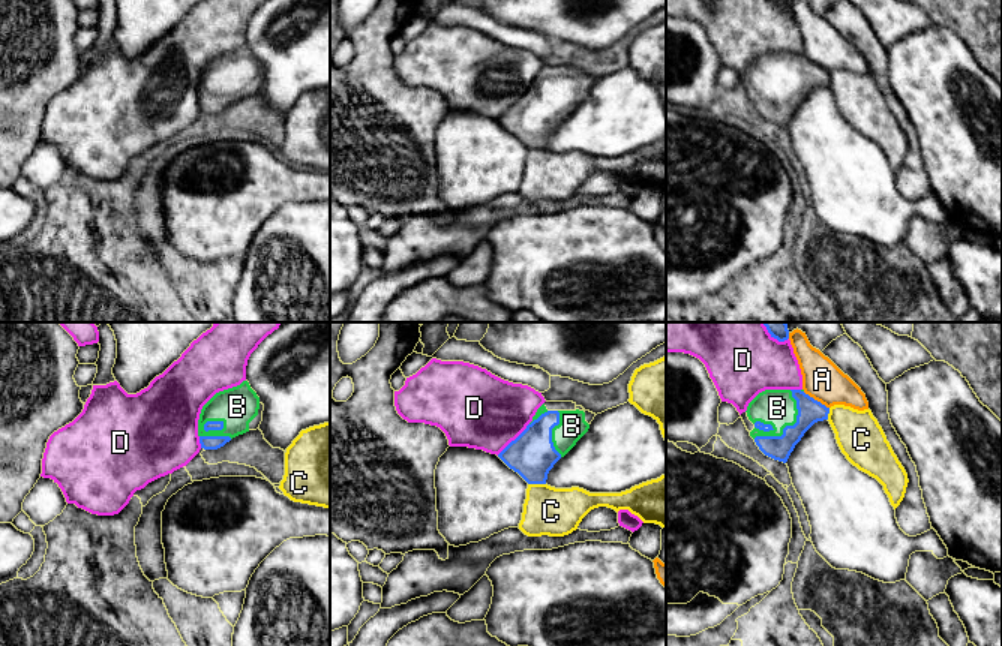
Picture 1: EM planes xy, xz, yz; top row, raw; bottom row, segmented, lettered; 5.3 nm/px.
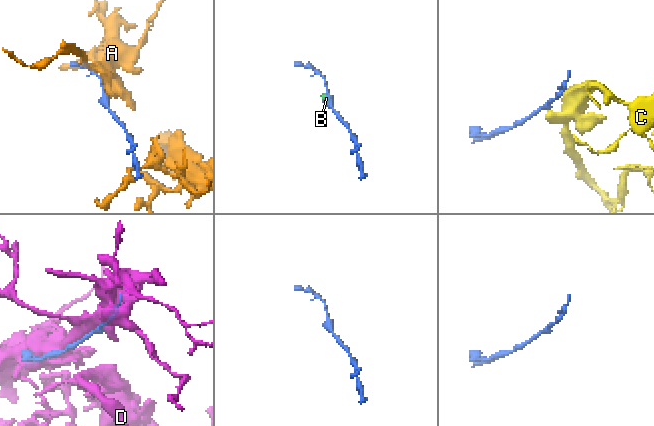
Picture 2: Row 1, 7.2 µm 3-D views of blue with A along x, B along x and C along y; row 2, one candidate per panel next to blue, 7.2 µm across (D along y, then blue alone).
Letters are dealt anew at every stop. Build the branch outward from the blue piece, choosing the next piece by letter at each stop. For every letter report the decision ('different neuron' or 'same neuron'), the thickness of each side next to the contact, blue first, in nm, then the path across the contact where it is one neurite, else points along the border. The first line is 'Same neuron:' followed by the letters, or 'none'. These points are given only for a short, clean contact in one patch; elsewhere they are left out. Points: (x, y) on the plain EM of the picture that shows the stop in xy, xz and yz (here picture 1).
Same neuron: B
A: different neuron; 140 nm thick on the blue side, 220 nm on the other
B: same neuron; 140 nm thick on the blue side, 190 nm on the other
C: different neuron; 240 nm thick on the blue side, 260 nm on the other; border along xz (528, 147), (545, 149)
D: different neuron; 240 nm thick on the blue side, 400 nm on the other

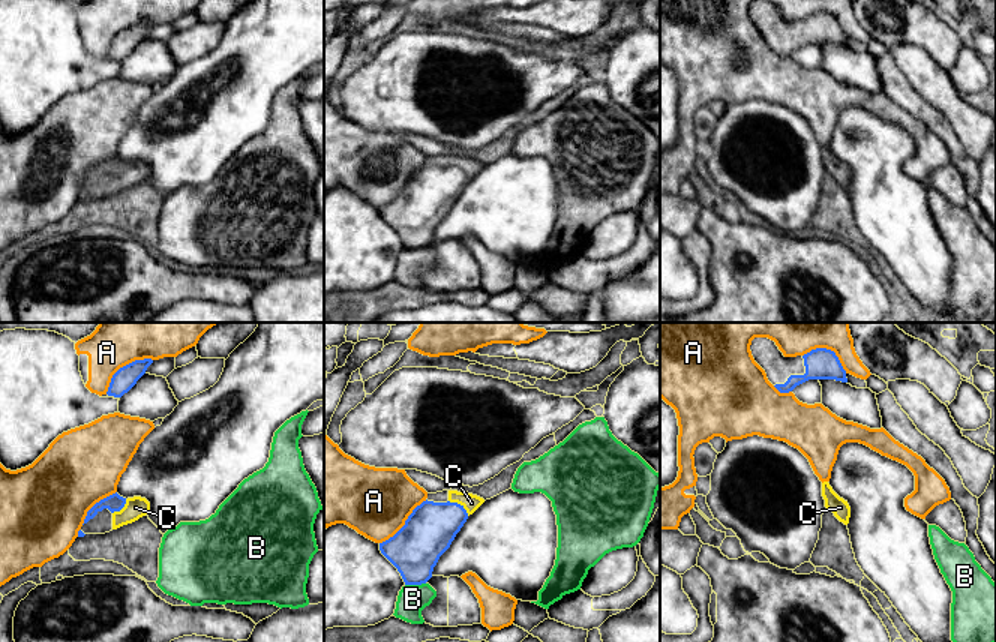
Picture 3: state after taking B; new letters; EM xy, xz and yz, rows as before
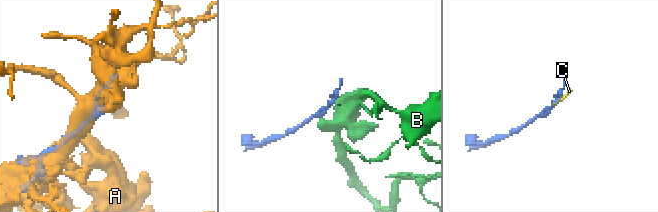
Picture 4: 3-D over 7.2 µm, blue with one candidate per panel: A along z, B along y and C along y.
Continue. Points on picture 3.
Same neuron: C
A: different neuron; 120 nm thick on the blue side, 200 nm on the other
B: different neuron; 280 nm thick on the blue side, 160 nm on the other; border along xz (425, 246), (405, 249)
C: same neuron; 280 nm thick on the blue side, 90 nm on the other; runs through xz (429, 194), (459, 168), (471, 167)

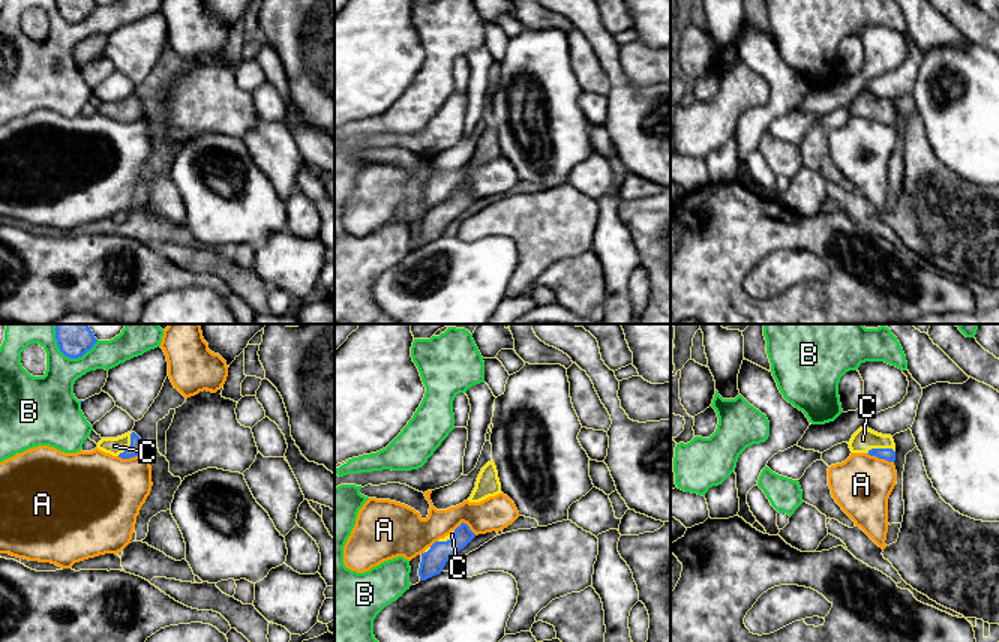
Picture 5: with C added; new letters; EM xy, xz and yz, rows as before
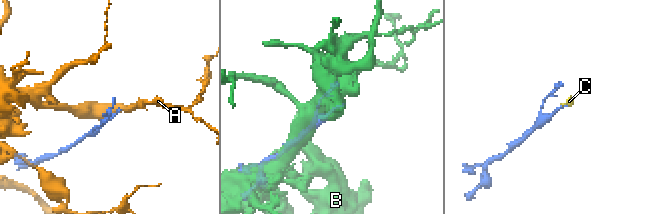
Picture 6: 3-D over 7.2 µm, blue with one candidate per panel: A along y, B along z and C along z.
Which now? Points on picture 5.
Same neuron: C
A: different neuron; 70 nm thick on the blue side, 320 nm on the other
B: different neuron; 120 nm thick on the blue side, 260 nm on the other
C: same neuron; 70 nm thick on the blue side, 120 nm on the other; runs through yz (888, 119), (881, 113), (863, 104)

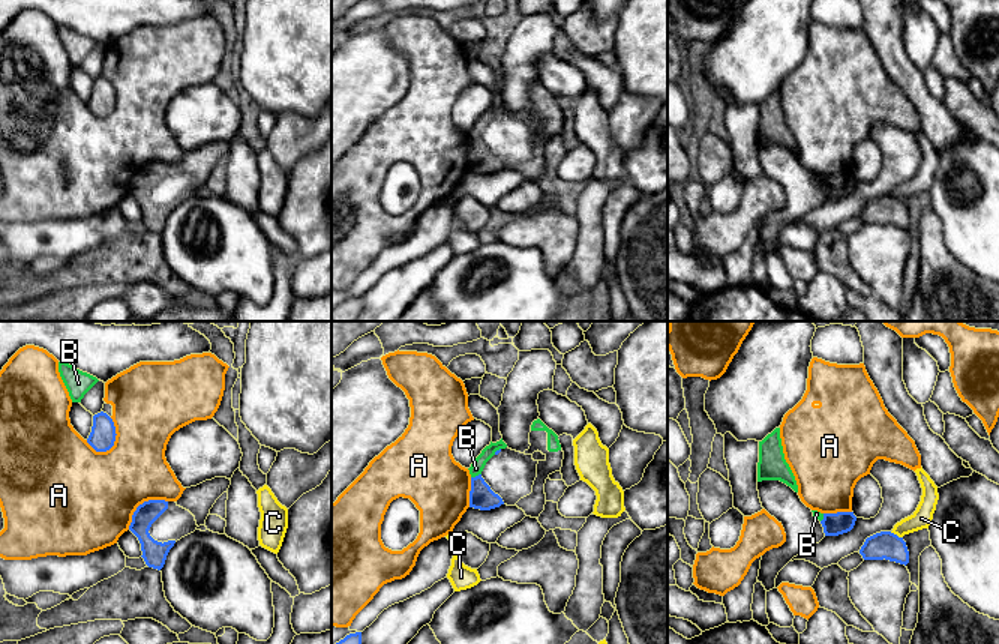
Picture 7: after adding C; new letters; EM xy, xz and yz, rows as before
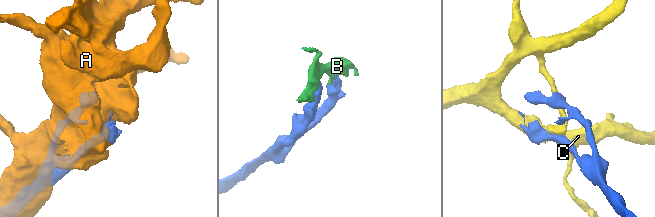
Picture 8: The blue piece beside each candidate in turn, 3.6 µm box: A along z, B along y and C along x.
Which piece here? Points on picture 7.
Same neuron: B
A: different neuron; 140 nm thick on the blue side, 380 nm on the other
B: same neuron; 130 nm thick on the blue side, 70 nm on the other; runs through xz (482, 161), (476, 140), (476, 132)
C: different neuron; 150 nm thick on the blue side, 110 nm on the other; border along yz (890, 195), (902, 201)

